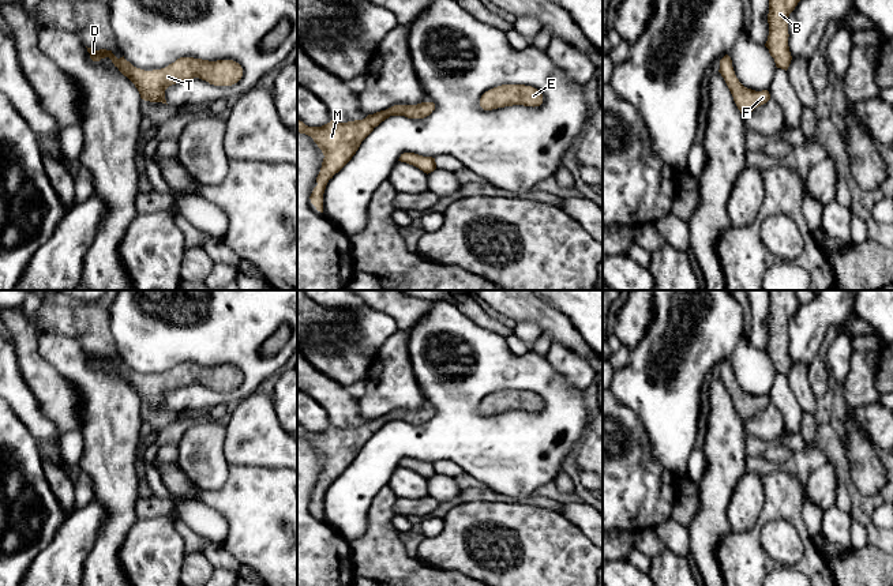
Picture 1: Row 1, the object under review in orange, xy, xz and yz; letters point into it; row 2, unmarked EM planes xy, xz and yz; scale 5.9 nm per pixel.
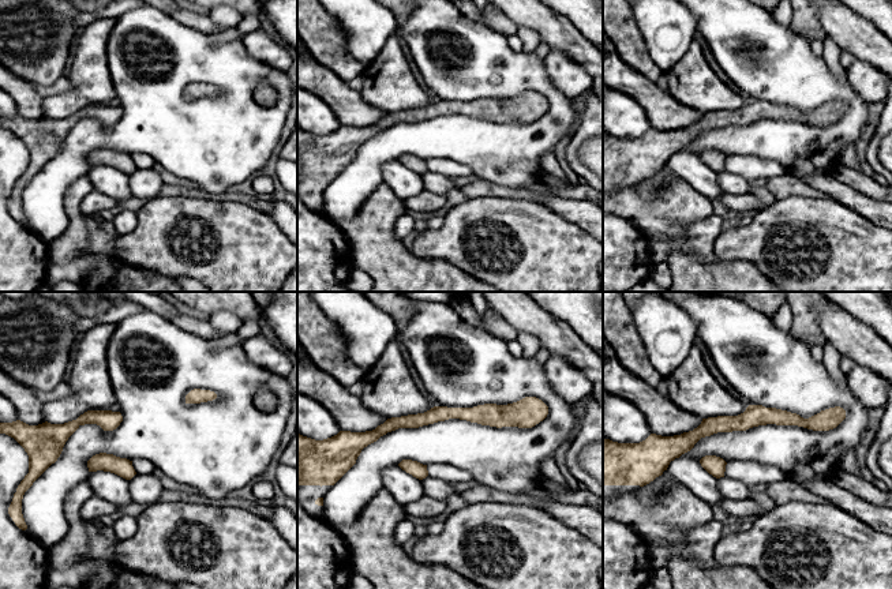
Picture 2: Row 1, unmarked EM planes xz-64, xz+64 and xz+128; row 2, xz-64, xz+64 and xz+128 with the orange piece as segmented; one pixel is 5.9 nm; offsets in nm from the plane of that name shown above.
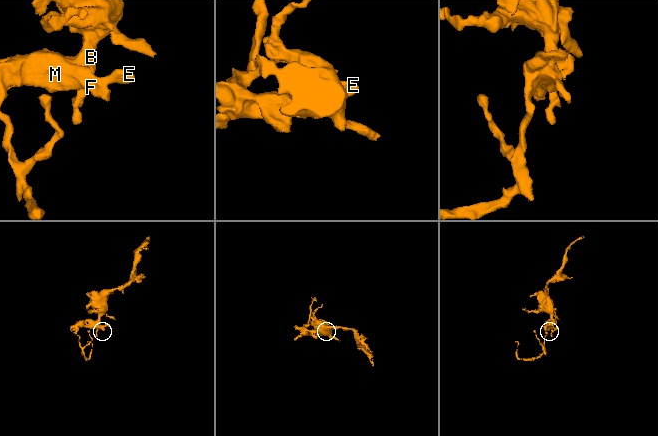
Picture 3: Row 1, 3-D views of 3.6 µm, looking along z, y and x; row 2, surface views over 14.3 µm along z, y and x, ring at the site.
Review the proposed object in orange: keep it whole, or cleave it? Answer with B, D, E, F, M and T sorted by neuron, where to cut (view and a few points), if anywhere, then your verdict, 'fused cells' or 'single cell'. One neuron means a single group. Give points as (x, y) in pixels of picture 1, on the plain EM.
B D E F M T; no cut; single cell

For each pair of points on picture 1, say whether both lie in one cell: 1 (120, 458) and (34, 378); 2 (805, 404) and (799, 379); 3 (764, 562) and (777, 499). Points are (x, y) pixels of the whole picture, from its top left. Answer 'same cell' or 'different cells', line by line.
1: different cells
2: same cell
3: same cell

